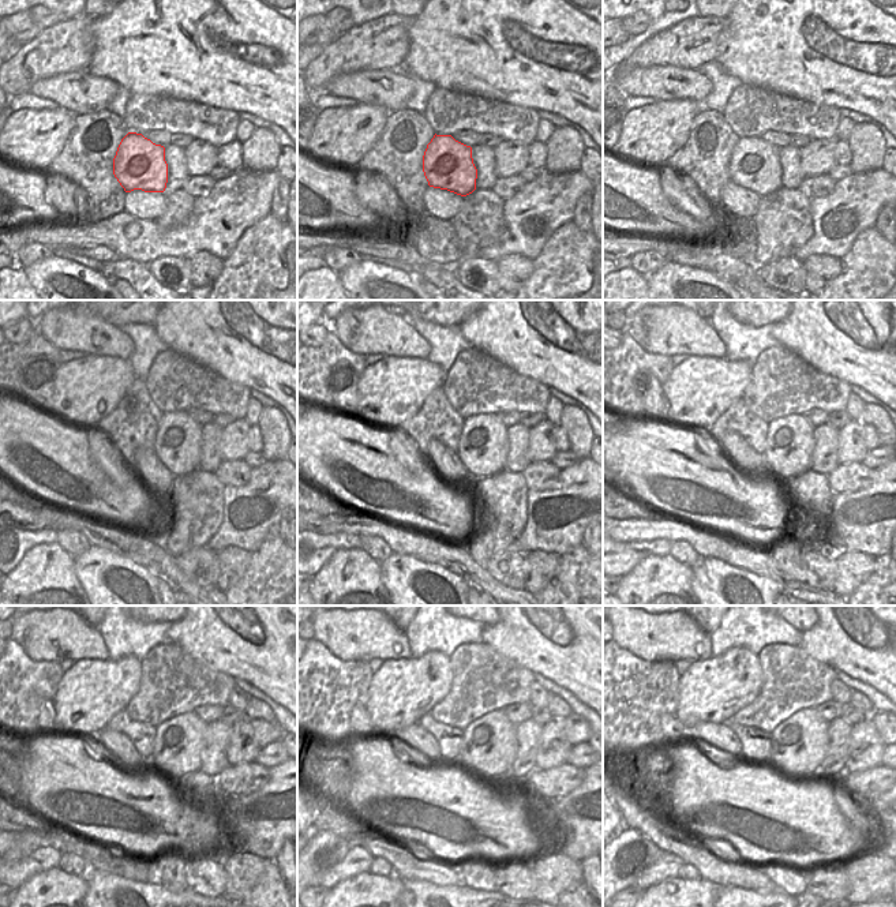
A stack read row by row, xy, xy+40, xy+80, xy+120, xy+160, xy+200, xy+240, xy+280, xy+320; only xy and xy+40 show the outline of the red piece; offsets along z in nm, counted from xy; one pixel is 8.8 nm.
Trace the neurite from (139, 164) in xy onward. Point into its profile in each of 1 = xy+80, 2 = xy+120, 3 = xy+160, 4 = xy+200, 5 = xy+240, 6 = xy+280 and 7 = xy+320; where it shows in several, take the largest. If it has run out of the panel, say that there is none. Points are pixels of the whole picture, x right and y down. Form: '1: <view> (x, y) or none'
1: xy+80 (754, 165)
2: xy+120 (176, 452)
3: xy+160 (483, 446)
4: xy+200 (790, 439)
5: xy+240 (179, 741)
6: xy+280 (488, 748)
7: xy+320 (799, 744)

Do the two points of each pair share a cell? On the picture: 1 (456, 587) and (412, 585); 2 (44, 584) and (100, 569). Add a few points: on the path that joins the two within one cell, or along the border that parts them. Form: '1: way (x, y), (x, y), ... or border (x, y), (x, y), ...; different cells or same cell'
1: way (445, 587), (423, 587); same cell
2: border (72, 558), (72, 572), (85, 591); different cells

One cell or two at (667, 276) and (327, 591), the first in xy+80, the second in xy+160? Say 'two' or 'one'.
two

